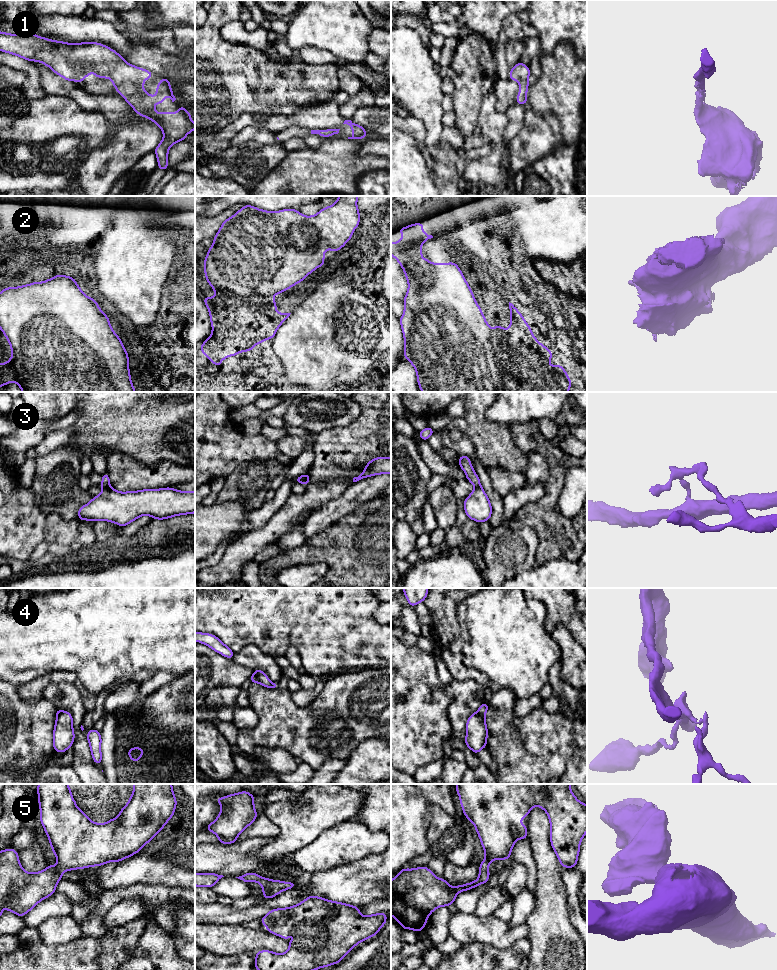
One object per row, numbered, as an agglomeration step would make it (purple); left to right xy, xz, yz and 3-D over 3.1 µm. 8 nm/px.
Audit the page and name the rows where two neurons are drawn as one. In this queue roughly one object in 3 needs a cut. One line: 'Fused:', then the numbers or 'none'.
Fused: 3, 4

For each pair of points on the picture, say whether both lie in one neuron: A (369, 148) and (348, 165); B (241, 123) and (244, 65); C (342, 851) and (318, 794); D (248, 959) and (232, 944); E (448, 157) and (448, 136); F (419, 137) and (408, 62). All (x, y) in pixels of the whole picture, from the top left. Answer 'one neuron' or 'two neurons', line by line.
A: one neuron
B: two neurons
C: two neurons
D: two neurons
E: two neurons
F: two neurons

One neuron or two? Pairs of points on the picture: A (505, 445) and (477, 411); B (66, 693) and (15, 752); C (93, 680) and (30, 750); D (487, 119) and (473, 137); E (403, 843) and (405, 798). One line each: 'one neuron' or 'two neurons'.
A: one neuron
B: two neurons
C: two neurons
D: two neurons
E: one neuron

